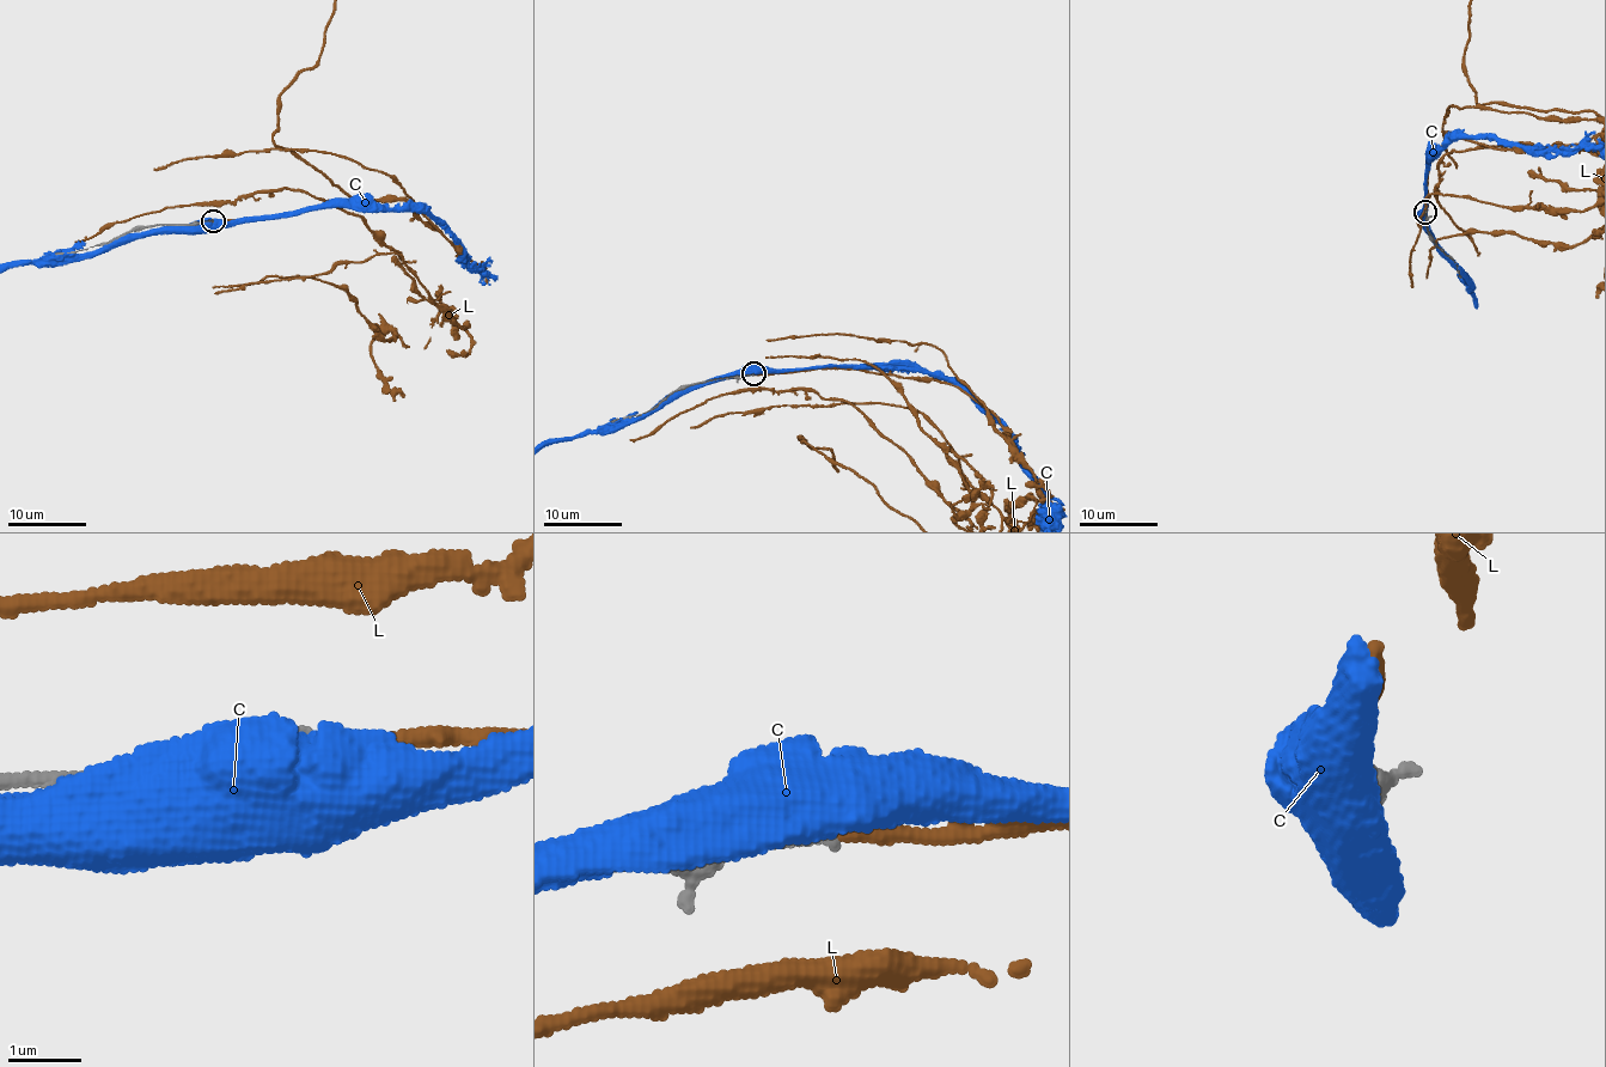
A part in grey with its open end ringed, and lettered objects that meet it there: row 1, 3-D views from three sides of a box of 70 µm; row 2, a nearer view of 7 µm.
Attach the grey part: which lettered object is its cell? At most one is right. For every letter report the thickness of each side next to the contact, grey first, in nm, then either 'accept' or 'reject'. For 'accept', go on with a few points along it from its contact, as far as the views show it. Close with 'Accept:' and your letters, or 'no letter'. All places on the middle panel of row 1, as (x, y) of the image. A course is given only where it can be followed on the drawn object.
C: calibres 170 and 750 nm; reject
L: calibres 160 and 190 nm; reject
Accept: no letter

